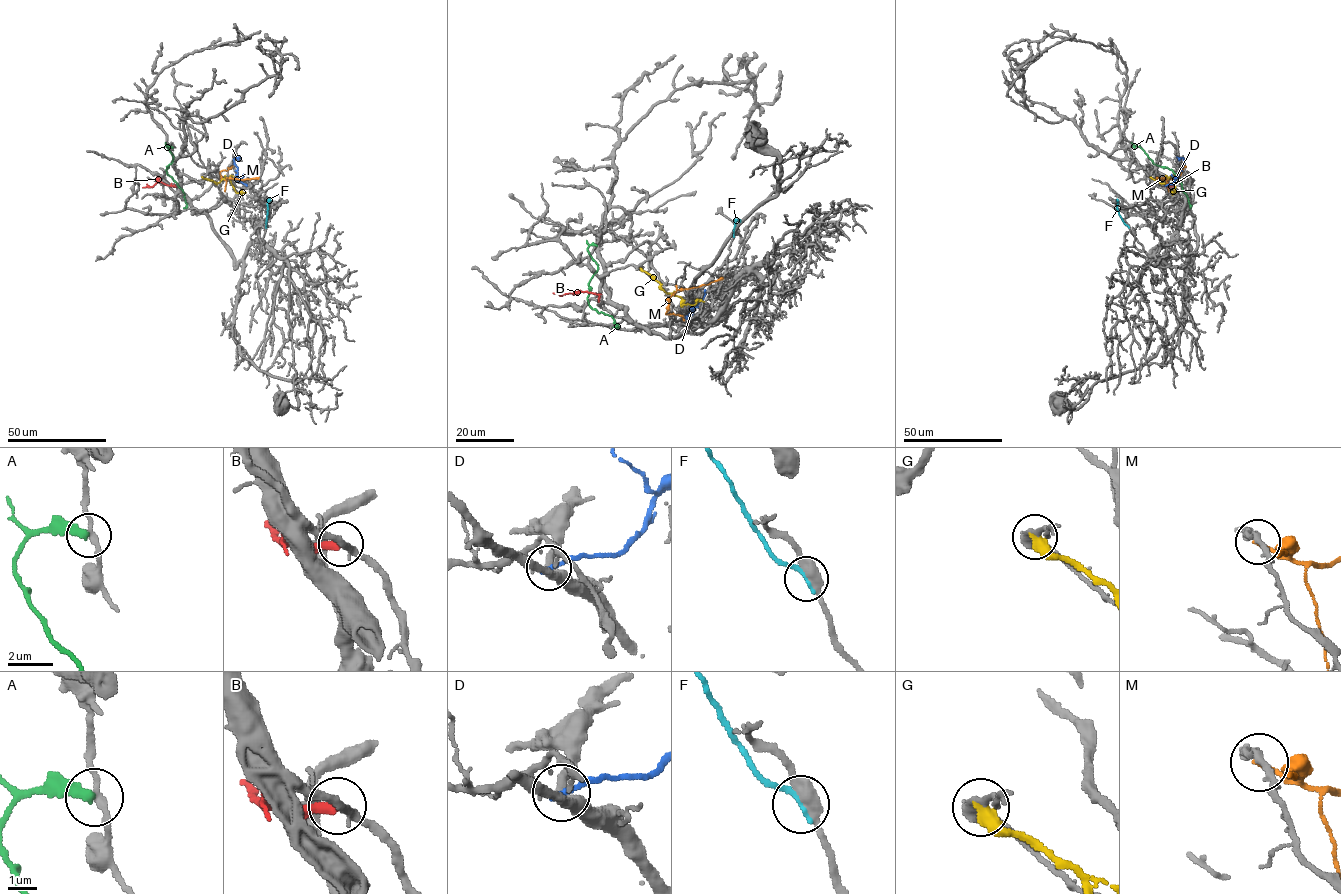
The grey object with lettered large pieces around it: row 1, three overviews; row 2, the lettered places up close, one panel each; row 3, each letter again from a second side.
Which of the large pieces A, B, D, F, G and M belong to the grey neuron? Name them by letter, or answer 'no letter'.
no letter

